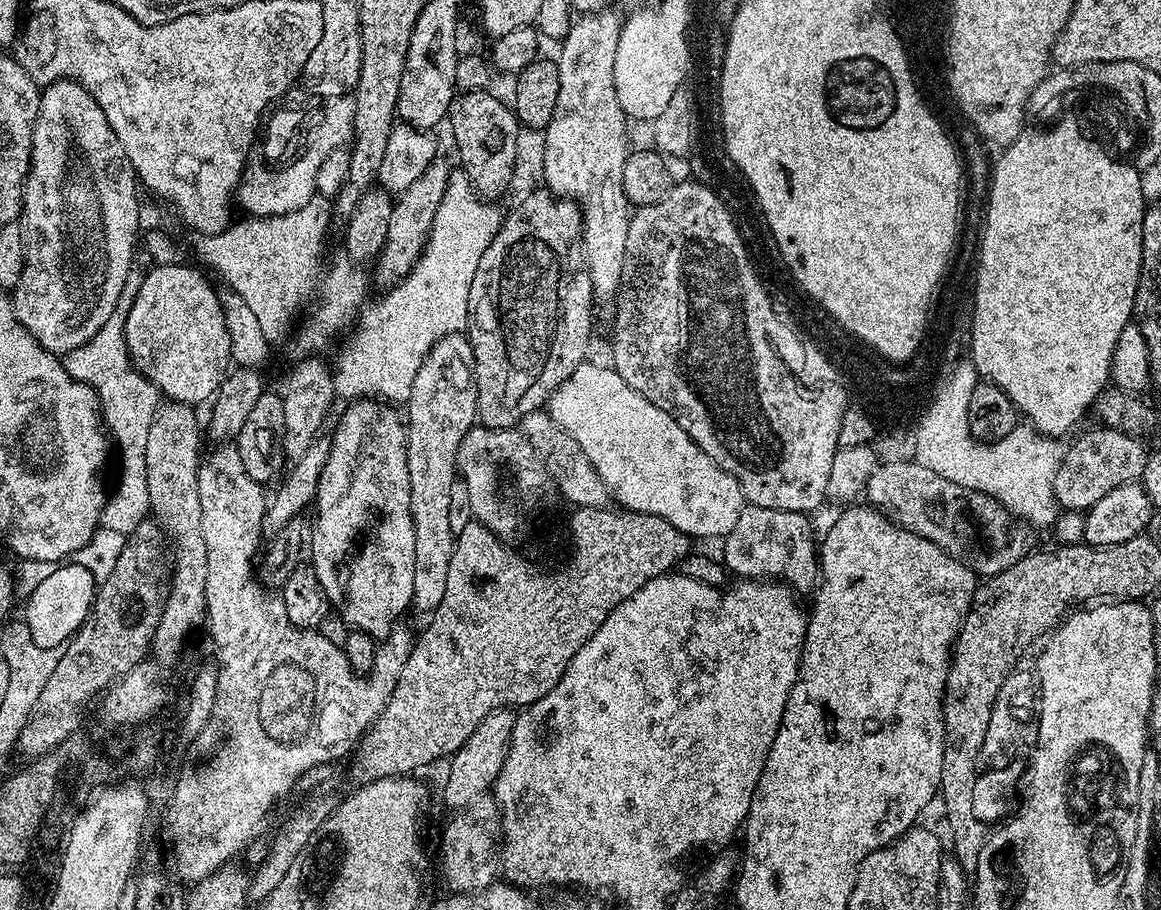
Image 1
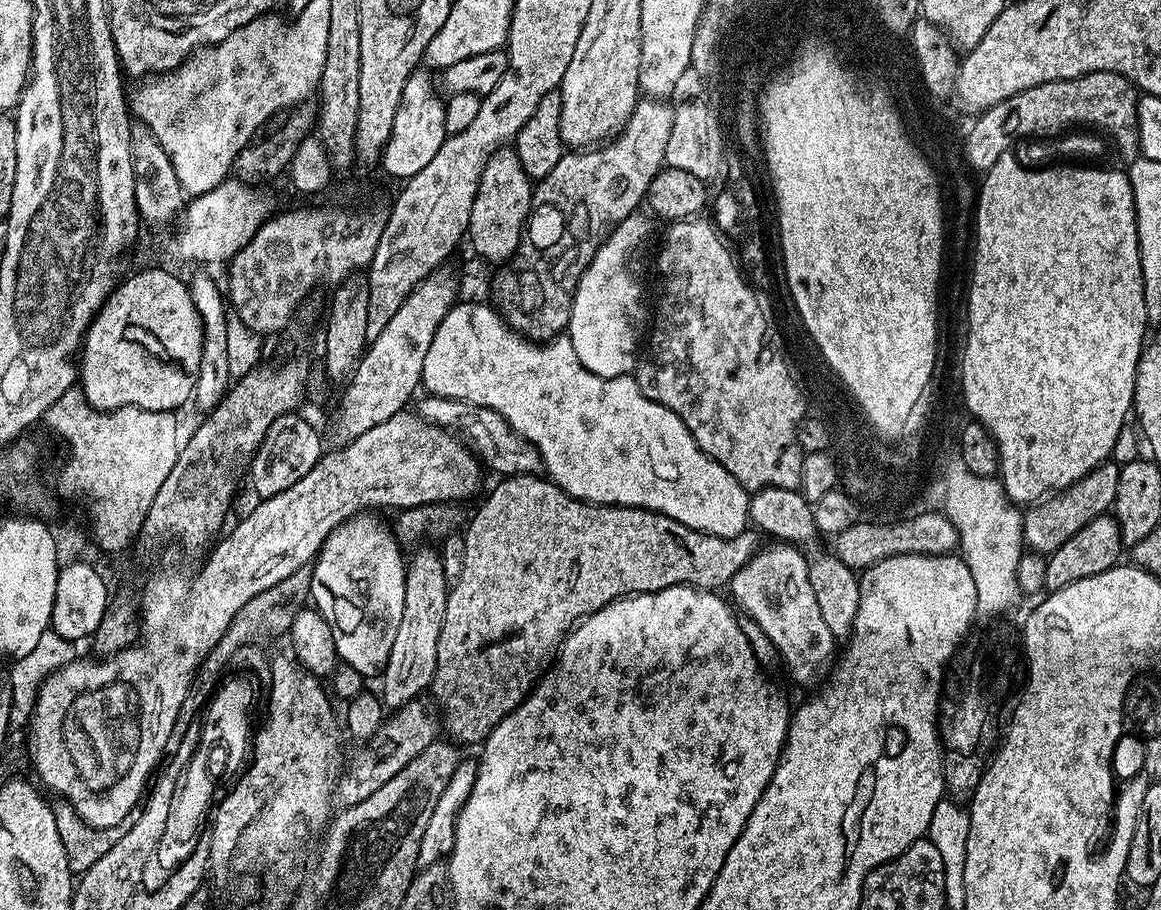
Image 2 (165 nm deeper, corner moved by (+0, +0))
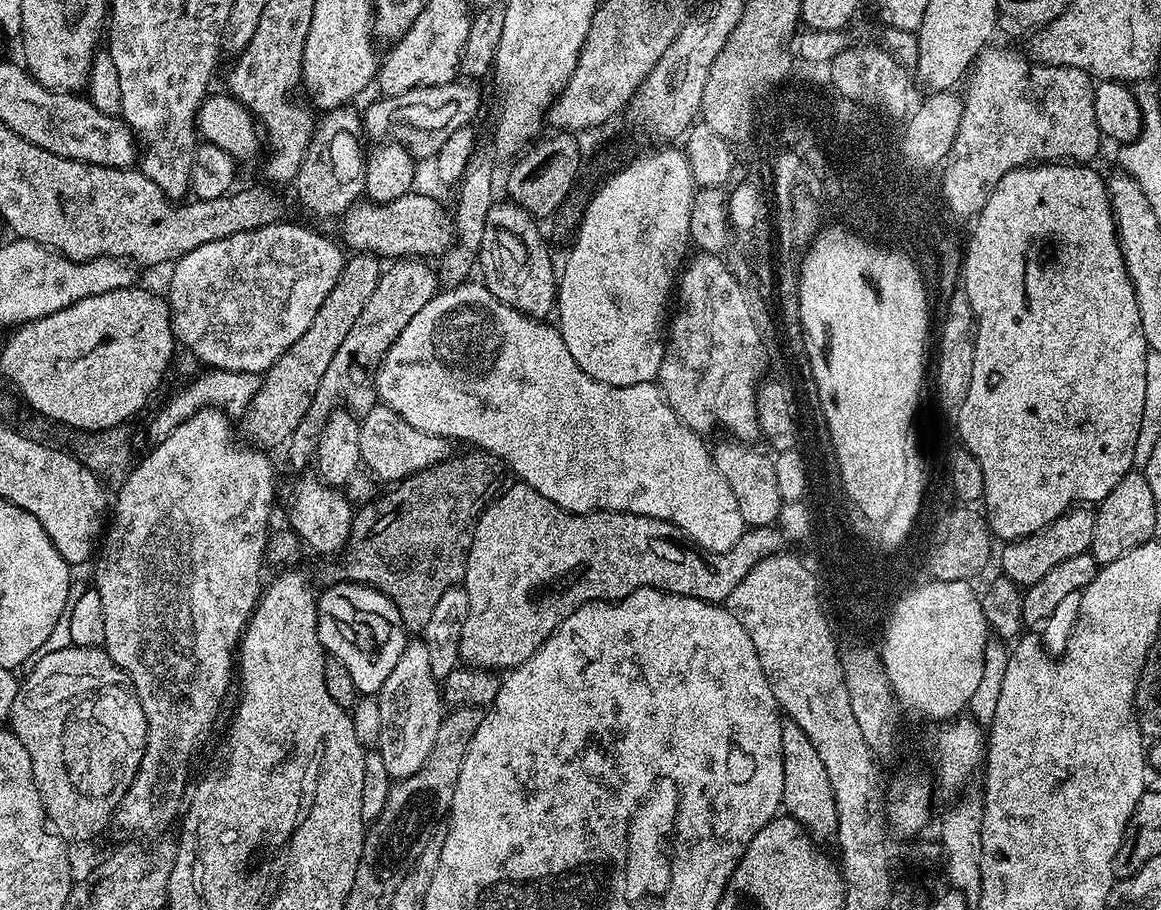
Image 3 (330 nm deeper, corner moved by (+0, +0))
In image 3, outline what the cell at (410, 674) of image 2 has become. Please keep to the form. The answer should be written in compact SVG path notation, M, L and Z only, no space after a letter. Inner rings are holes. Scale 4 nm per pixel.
M416 638L413 642L405 643L402 650L402 658L398 658L398 666L390 670L390 678L380 688L378 701L381 708L381 732L375 743L380 753L382 762L386 762L386 774L392 776L393 781L410 778L415 772L420 772L430 758L432 751L432 736L436 736L437 723L446 711L446 705L442 699L442 688L436 677L432 675L430 657L423 639Z

